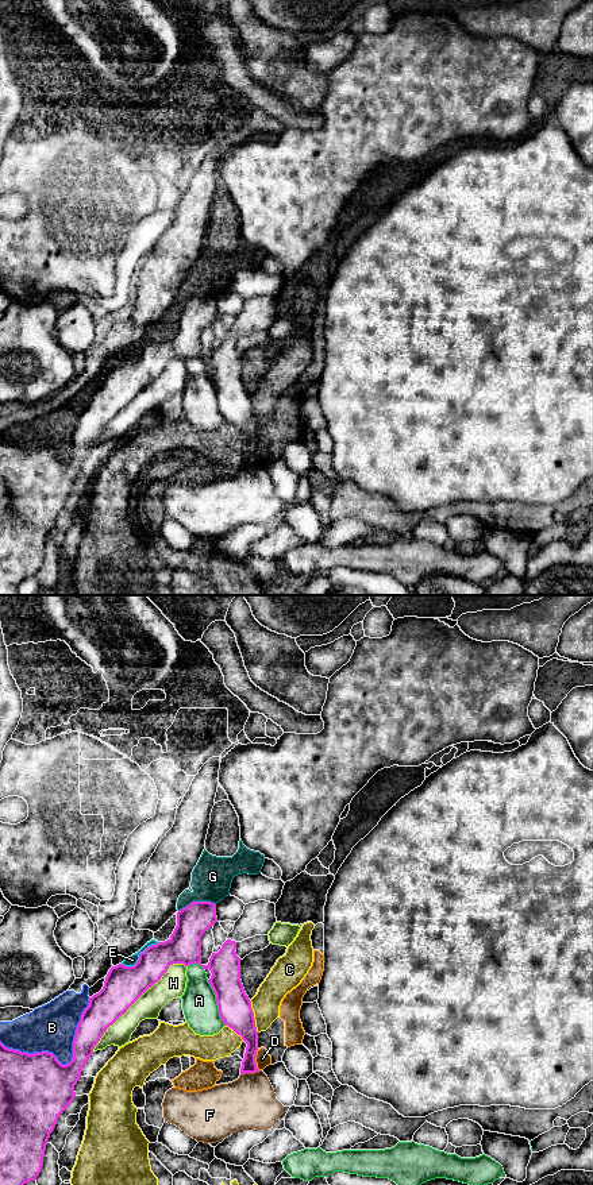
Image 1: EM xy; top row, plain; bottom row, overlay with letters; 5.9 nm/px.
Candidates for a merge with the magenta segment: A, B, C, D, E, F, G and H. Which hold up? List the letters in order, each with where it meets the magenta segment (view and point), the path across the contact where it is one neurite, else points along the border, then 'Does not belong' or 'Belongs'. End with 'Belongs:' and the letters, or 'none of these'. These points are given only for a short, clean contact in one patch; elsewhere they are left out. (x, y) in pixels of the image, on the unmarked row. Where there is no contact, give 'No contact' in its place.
A: Touches magenta at xy (218, 398). Does not belong
B: Touches magenta at xy (66, 459). Does not belong
C: Touches magenta at xy (253, 412). Does not belong
D: Touches magenta at xy (254, 455). Does not belong
E: Touches magenta at xy (139, 351). Does not belong
F: Touches magenta at xy (250, 467). Does not belong
G: Touches magenta at xy (196, 297). Boundary: xy (215, 298), (191, 297), (178, 307). Does not belong
H: Touches magenta at xy (137, 394). Does not belong
Belongs: none of these

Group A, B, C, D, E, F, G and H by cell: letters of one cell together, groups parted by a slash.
A / B E G / C / D / F / H

